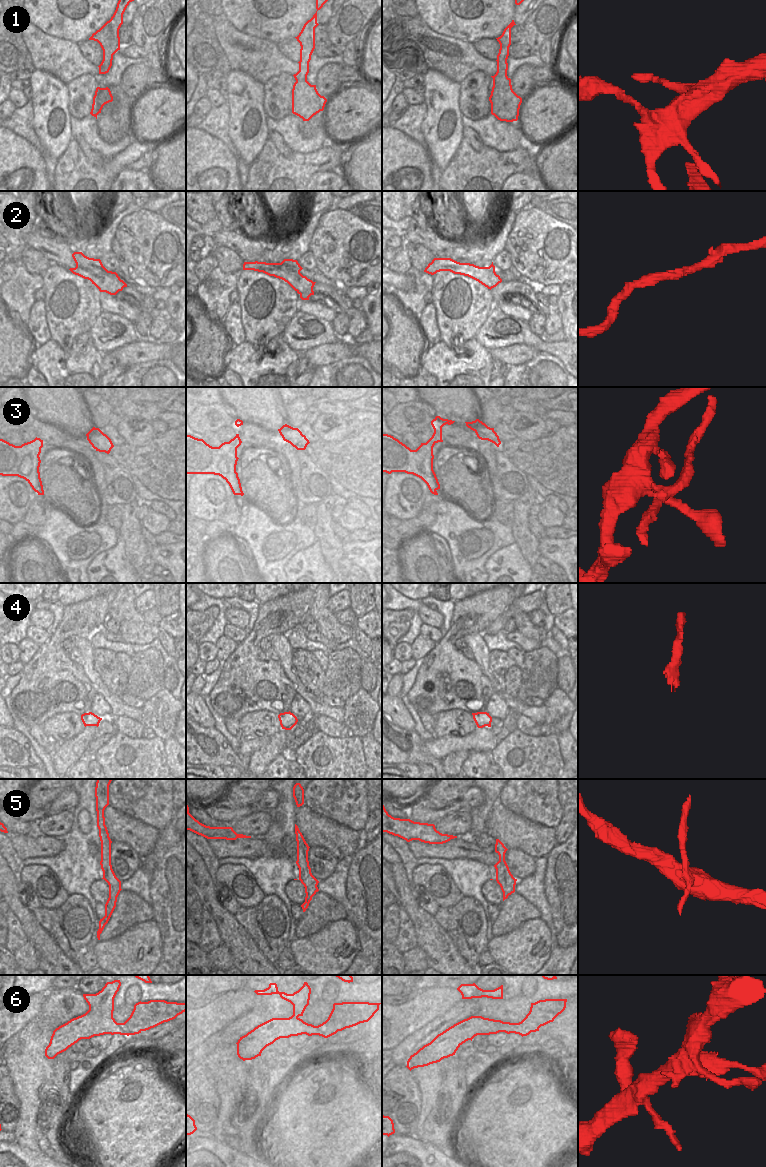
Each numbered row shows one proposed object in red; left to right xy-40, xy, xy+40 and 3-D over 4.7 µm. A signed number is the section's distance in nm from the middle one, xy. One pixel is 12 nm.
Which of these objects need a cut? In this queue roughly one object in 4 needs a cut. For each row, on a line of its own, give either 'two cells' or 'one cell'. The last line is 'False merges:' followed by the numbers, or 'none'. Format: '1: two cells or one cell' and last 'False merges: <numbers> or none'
1: one cell
2: one cell
3: two cells
4: two cells
5: one cell
6: one cell
False merges: 3, 4

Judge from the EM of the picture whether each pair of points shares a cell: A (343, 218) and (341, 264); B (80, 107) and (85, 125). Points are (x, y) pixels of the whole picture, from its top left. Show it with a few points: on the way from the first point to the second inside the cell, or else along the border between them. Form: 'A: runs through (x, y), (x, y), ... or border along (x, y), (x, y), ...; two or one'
A: runs through (343, 229), (343, 253); one
B: border along (89, 113), (83, 117), (71, 116); two

